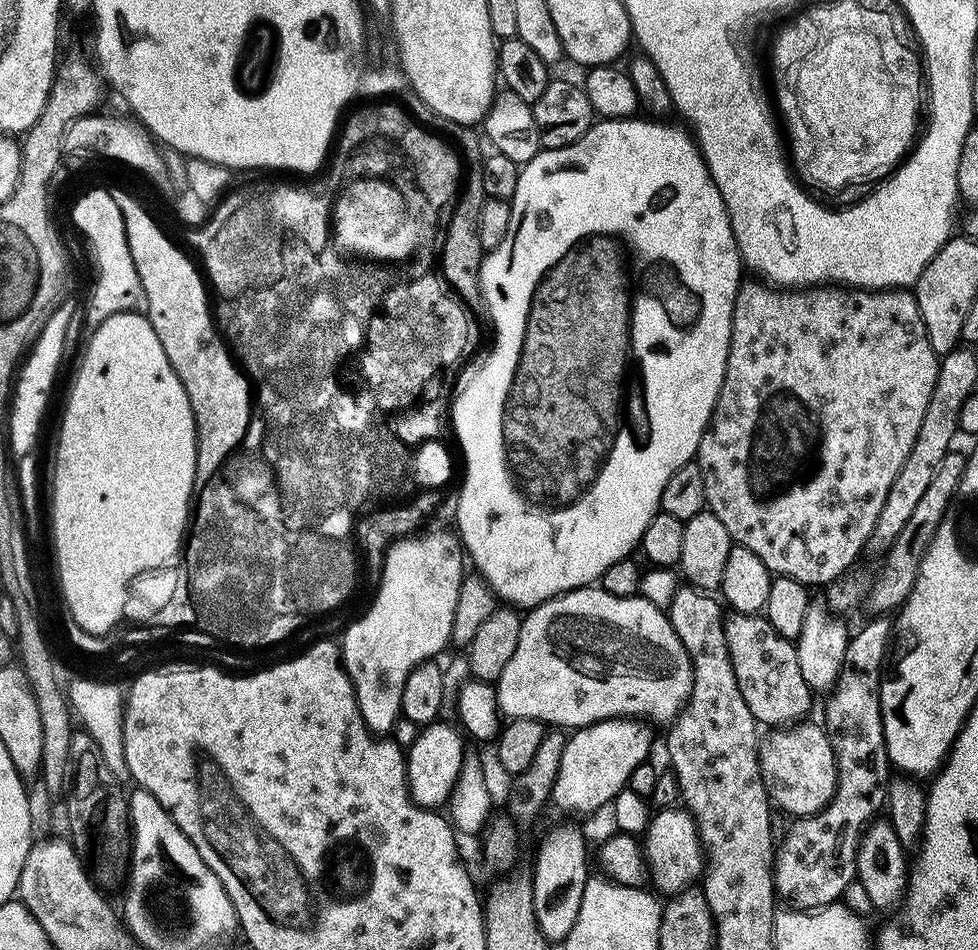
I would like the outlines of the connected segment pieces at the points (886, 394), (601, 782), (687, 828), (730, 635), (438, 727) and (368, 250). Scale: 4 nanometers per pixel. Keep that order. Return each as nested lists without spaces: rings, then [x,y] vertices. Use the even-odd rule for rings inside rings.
[[[751,279],[741,283],[734,298],[732,337],[724,381],[694,457],[702,470],[702,482],[706,482],[706,508],[716,515],[722,526],[726,526],[733,545],[750,550],[750,554],[758,554],[773,577],[794,578],[809,586],[828,584],[859,558],[860,551],[865,551],[874,522],[878,522],[878,514],[882,514],[882,502],[886,502],[886,494],[890,494],[890,486],[894,486],[894,478],[898,478],[898,470],[902,470],[902,462],[906,462],[914,438],[918,438],[930,394],[934,394],[934,382],[938,382],[941,357],[937,356],[934,346],[930,346],[918,302],[911,291],[902,288],[851,289],[847,286],[785,290]]]
[[[640,718],[603,720],[575,729],[567,737],[565,749],[562,751],[551,803],[556,803],[564,812],[596,812],[603,804],[611,805],[616,796],[627,789],[634,766],[649,759],[652,731],[653,725]]]
[[[683,806],[659,809],[642,833],[642,847],[651,887],[661,897],[671,898],[693,887],[706,871],[706,853],[700,843],[696,823],[688,809]]]
[[[729,611],[724,617],[724,633],[738,690],[742,690],[742,698],[746,698],[746,706],[750,706],[757,725],[791,726],[803,721],[812,708],[814,693],[806,678],[802,678],[795,643],[782,638],[763,614],[755,612]]]
[[[442,721],[423,725],[405,753],[408,792],[417,805],[433,810],[451,799],[466,761],[463,733],[454,724],[452,726]]]
[[[356,178],[345,183],[331,212],[331,239],[341,253],[365,261],[405,261],[421,243],[420,224],[408,209],[405,193],[383,178]],[[405,200],[405,201],[404,201]]]

